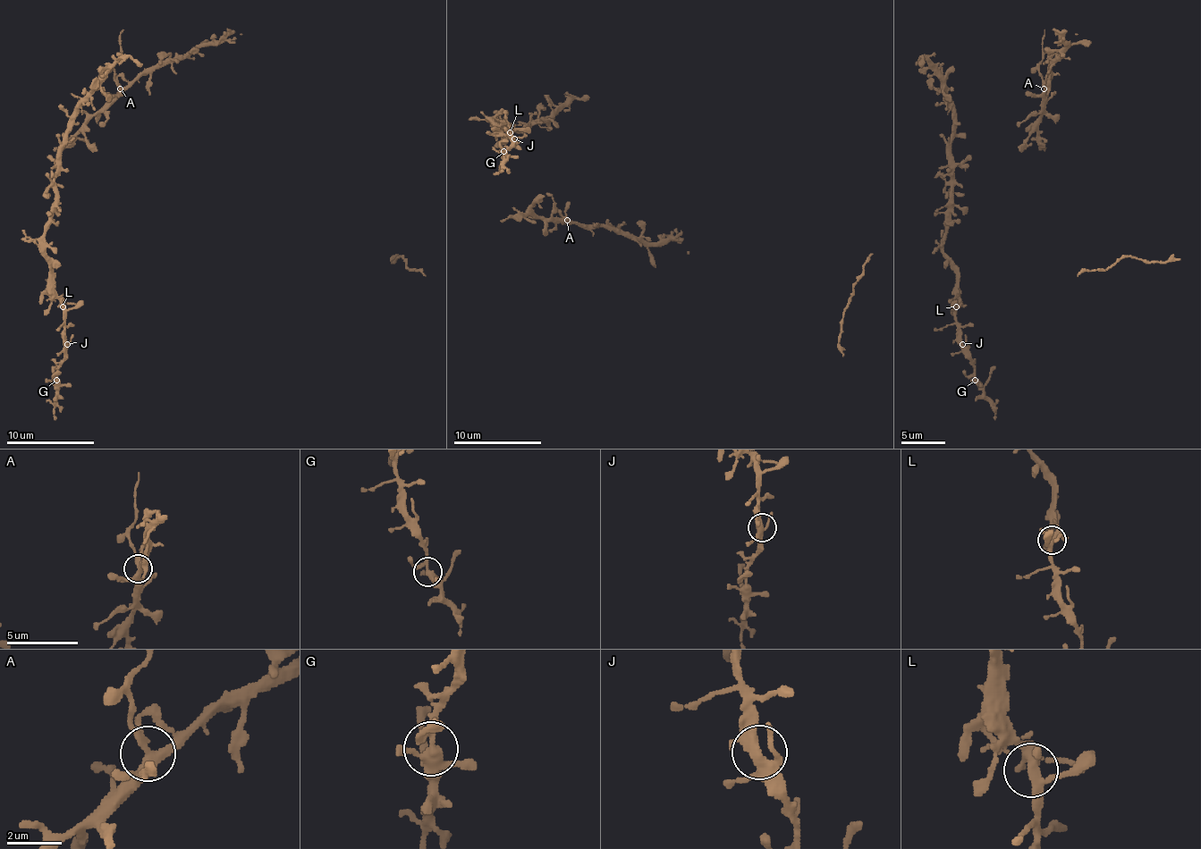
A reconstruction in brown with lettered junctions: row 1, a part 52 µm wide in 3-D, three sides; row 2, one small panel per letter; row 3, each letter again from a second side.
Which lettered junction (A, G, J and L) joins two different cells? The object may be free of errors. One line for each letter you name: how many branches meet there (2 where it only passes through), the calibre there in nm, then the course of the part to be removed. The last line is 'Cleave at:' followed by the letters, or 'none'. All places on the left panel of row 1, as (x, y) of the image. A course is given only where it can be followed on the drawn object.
Cleave at: none

